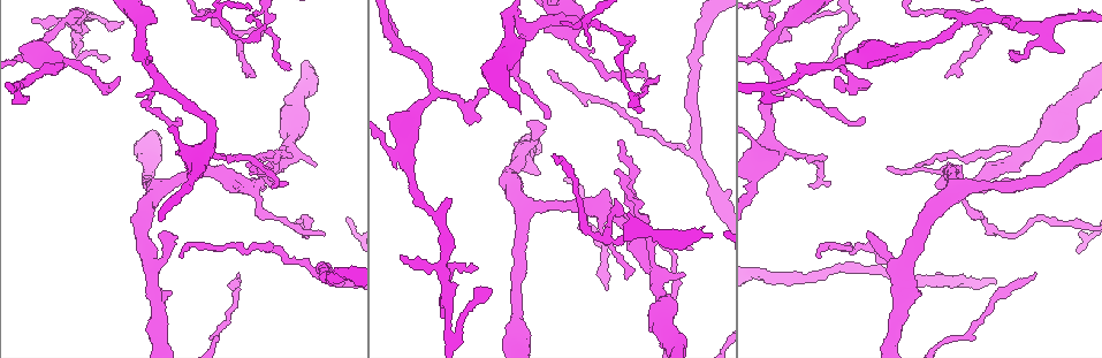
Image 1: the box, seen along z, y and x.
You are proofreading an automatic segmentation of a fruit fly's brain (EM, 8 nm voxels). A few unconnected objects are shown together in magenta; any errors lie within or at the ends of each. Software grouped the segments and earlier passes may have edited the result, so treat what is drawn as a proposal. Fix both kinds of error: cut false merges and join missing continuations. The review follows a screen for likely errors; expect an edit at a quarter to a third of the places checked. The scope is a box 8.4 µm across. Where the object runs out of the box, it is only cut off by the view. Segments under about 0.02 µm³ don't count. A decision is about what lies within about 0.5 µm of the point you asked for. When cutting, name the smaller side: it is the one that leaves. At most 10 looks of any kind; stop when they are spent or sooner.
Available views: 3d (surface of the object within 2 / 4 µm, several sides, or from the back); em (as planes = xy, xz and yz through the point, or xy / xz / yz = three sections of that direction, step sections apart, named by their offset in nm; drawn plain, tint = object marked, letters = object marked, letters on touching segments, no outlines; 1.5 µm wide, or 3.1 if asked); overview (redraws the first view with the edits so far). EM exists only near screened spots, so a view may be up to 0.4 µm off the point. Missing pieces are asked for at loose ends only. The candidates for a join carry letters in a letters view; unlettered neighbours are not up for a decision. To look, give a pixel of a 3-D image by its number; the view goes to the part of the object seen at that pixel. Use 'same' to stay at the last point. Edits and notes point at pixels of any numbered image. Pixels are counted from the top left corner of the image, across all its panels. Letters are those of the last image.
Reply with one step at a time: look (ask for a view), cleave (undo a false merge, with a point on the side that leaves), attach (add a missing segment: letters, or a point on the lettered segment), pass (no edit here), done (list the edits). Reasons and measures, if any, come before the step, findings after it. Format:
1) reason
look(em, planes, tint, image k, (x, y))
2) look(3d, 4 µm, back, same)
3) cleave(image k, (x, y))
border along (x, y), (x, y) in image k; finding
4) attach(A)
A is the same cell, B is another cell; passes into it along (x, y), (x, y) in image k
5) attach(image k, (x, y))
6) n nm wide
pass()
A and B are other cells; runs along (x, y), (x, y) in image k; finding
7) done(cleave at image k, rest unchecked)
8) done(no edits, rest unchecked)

an open end
look(em, planes, tint, image 1, (106, 56))

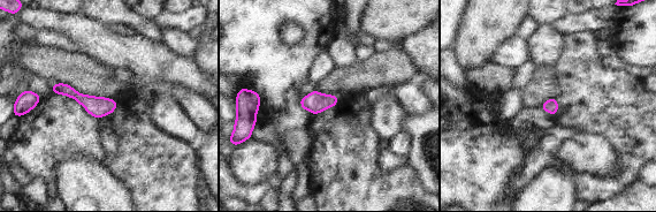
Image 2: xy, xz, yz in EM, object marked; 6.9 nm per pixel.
what lies round it
look(em, planes, letters, same)

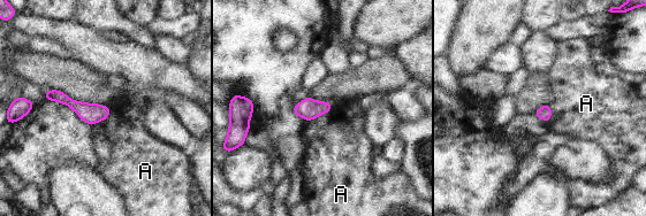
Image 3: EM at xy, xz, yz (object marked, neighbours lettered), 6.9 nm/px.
A touches over 200 nm
pass()
A is another cell; no lettered segment goes on from it

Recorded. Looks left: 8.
an open end
look(3d, 4 µm, image 1, (403, 256))

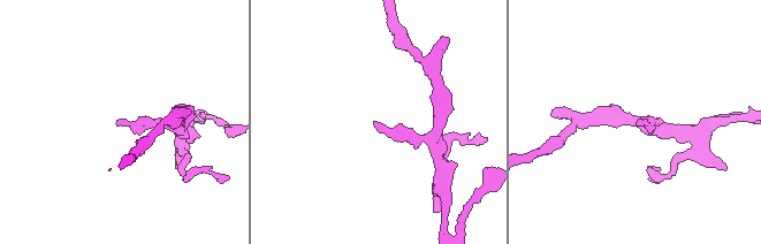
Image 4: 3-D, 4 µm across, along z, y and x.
shape alone is not enough
look(em, yz, step 4, tint, image 4, (116, 122))

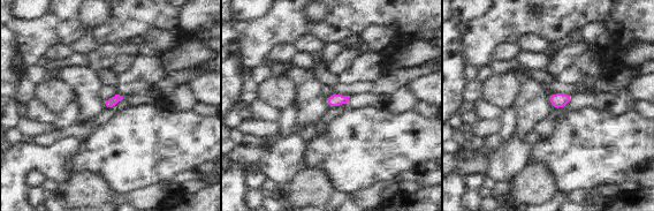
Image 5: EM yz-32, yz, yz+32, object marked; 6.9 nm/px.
another direction
look(em, planes, letters, same)

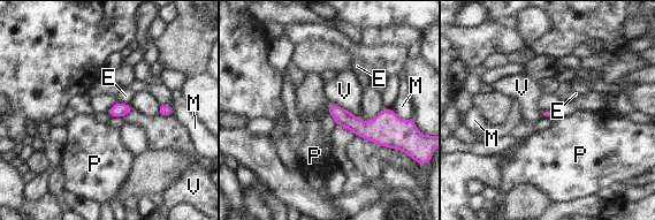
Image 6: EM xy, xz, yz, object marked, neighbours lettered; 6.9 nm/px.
pass()
E, M, P and V are other cells; border along (329, 103), (350, 111), (357, 118) in image 6; none of them fits

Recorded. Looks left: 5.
look(3d, 4 µm, back, image 1, (830, 184))

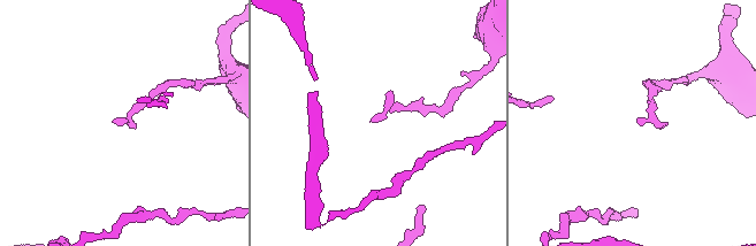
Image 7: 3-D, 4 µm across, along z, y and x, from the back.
look(em, xz, step 4, tint, image 7, (636, 120))

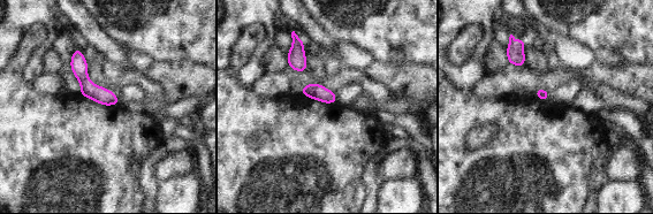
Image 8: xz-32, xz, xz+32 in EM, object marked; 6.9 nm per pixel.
cut it another way
look(em, planes, letters, same)

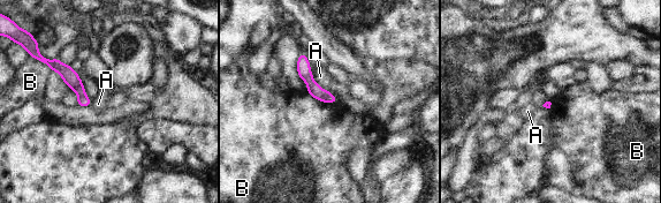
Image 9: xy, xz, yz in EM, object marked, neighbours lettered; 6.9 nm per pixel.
pass()
A and B are other cells; none of them fits

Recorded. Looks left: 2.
tapers out
look(em, yz, step 4, letters, image 1, (548, 73))

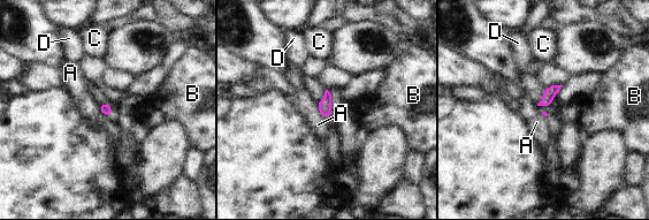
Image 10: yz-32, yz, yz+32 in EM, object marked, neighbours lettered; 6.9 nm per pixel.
pass()
A, B, C and D are other cells; border along (317, 104), (317, 110), (326, 119) in image 10; no lettered segment goes on from it

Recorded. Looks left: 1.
done(no edits, rest unchecked)

